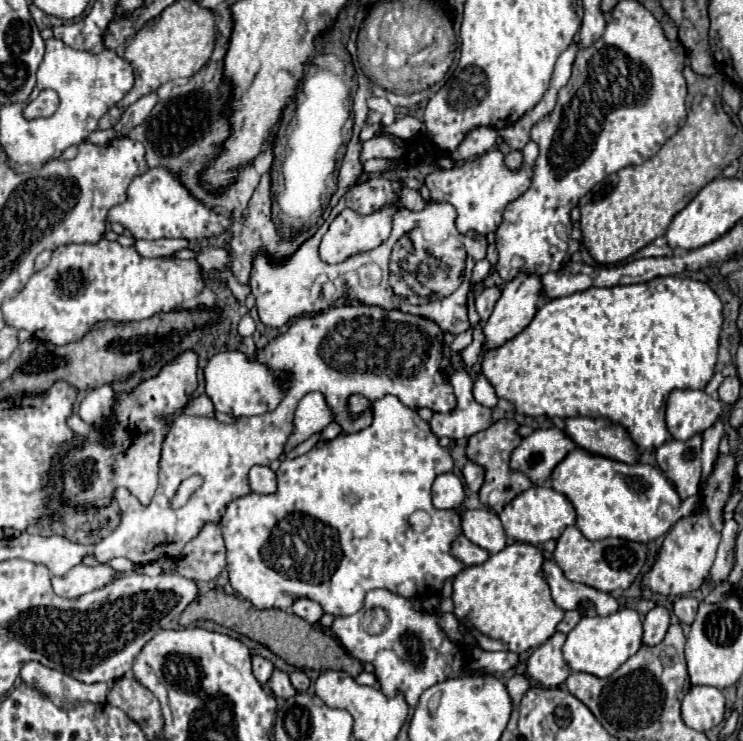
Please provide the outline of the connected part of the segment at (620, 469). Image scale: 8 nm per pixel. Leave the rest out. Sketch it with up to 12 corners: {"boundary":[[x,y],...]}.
{"boundary":[[572,450],[552,488],[588,540],[650,542],[682,500],[650,464]]}

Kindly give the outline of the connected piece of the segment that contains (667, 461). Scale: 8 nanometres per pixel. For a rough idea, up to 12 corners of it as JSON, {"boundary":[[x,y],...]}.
{"boundary":[[702,434],[668,440],[656,452],[660,470],[682,500],[698,494]]}

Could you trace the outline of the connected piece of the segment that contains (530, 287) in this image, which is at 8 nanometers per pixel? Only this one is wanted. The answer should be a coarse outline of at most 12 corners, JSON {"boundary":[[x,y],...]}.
{"boundary":[[538,274],[506,282],[484,324],[484,348],[520,334],[544,298]]}

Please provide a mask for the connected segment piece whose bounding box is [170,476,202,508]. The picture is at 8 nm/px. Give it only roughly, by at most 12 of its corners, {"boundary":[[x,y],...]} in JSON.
{"boundary":[[190,476],[180,484],[170,500],[172,508],[184,506],[202,476]]}

